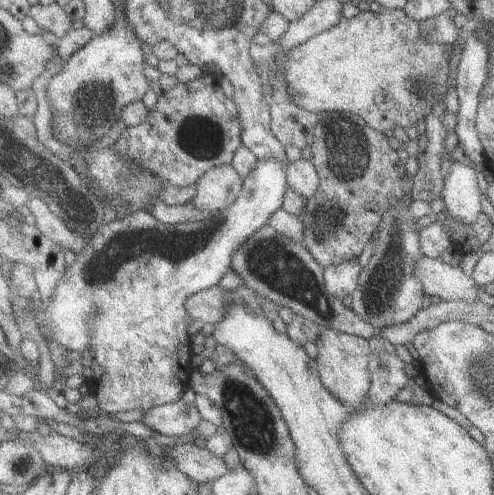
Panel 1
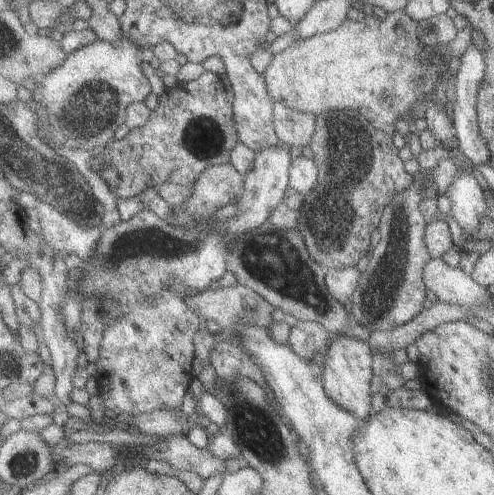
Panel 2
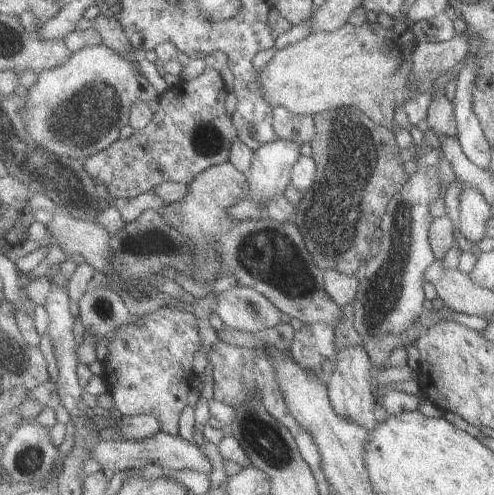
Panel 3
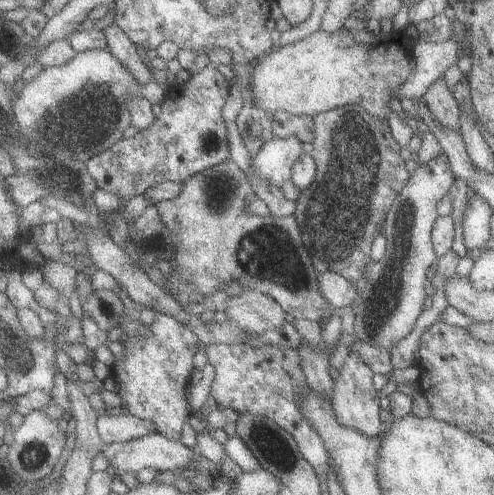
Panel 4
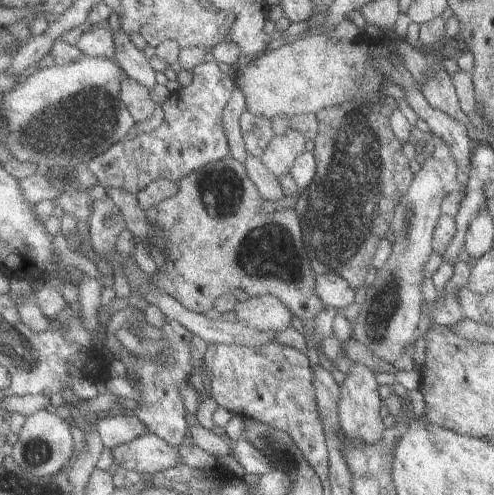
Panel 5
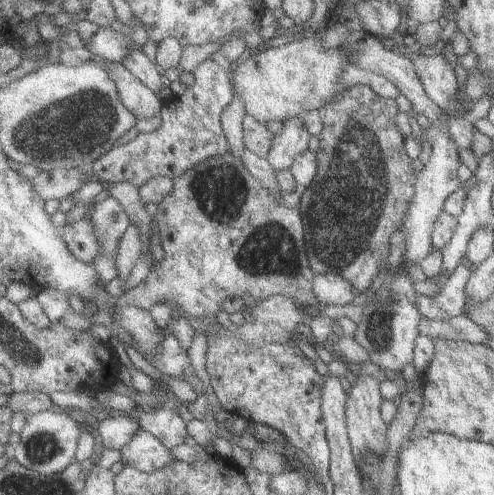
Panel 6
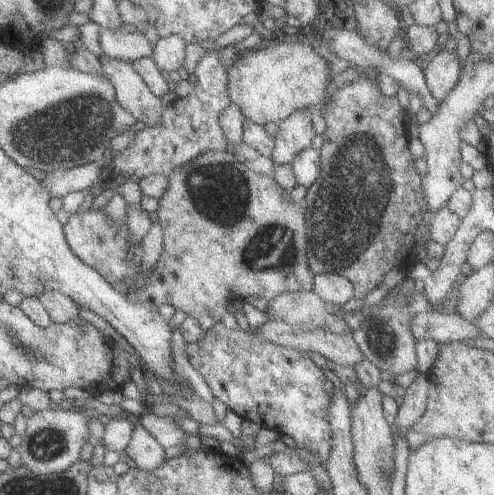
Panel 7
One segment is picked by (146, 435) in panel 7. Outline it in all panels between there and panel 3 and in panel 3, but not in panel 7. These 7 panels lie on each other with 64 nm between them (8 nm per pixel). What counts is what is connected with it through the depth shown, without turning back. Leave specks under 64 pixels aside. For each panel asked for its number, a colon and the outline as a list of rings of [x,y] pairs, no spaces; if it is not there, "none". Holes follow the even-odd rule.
3: [[[159,432],[155,434],[153,438],[147,438],[147,440],[139,440],[139,442],[127,442],[127,440],[113,440],[113,442],[99,442],[93,450],[91,450],[91,458],[89,460],[97,460],[101,462],[103,470],[111,470],[111,472],[135,472],[135,470],[141,470],[145,468],[147,464],[157,464],[157,466],[163,466],[163,468],[173,468],[173,470],[183,470],[183,468],[189,468],[189,470],[195,470],[195,472],[203,472],[203,474],[211,474],[213,472],[213,464],[209,460],[209,456],[205,454],[205,450],[197,444],[191,444],[187,440],[181,440],[181,436],[171,436],[167,432]]]
4: [[[151,432],[145,438],[105,446],[101,454],[107,454],[115,472],[137,472],[141,468],[153,468],[155,472],[187,470],[197,448],[187,448],[163,434]]]
5: [[[143,434],[129,444],[113,448],[117,464],[123,470],[135,470],[141,474],[157,474],[169,470],[181,462],[179,450],[157,434]]]
6: [[[139,430],[135,434],[135,438],[121,450],[123,454],[123,464],[125,466],[133,466],[137,470],[143,472],[157,472],[163,470],[165,466],[173,464],[173,456],[169,452],[171,448],[165,446],[165,442],[161,442],[161,438],[153,436],[147,430]]]

